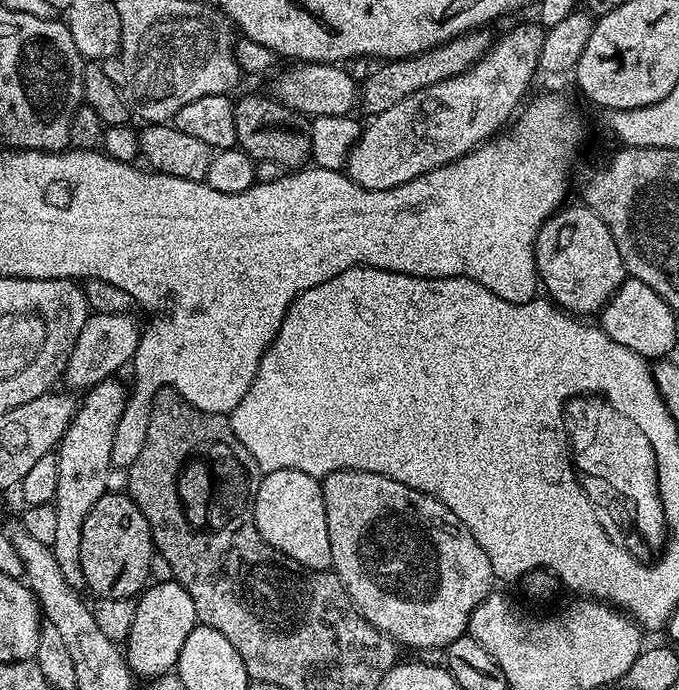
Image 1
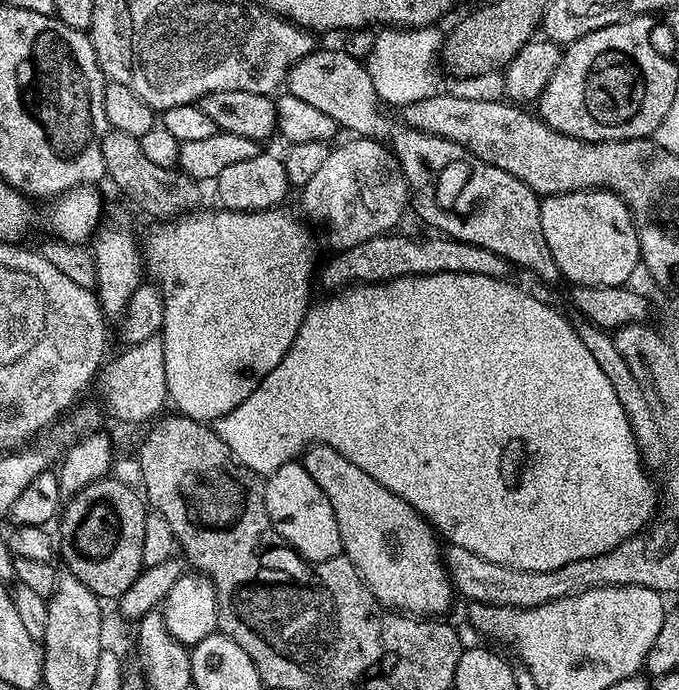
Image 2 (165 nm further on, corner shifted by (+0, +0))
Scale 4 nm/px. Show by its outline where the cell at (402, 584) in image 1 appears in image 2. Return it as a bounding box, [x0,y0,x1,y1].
[302,445,454,618]

